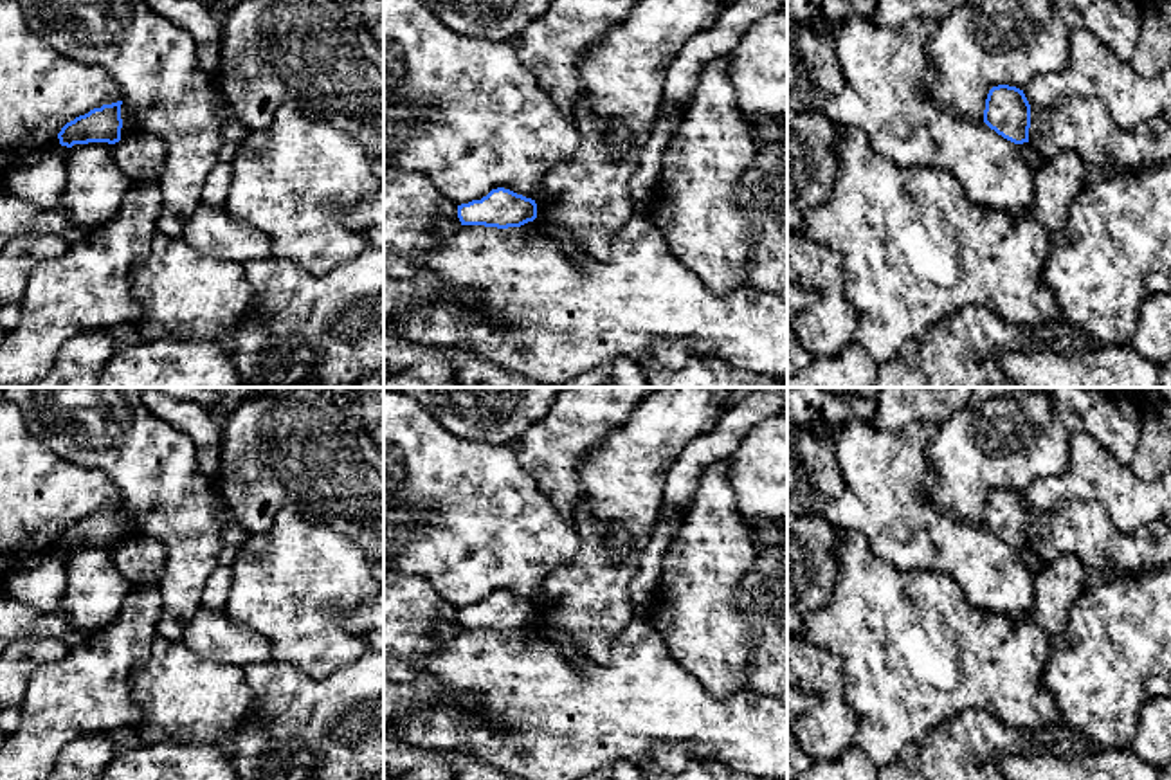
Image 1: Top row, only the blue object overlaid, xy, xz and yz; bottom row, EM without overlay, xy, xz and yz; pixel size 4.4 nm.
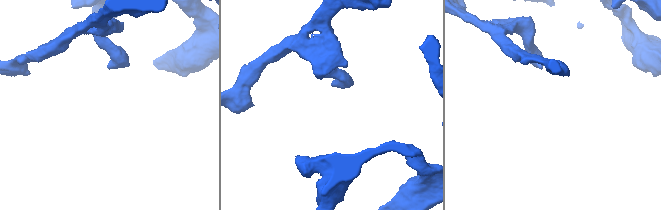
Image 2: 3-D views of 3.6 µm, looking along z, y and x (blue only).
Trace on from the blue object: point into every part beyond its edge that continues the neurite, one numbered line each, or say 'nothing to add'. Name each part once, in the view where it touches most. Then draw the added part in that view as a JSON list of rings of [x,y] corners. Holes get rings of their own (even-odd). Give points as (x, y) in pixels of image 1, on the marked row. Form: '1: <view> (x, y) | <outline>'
nothing to add

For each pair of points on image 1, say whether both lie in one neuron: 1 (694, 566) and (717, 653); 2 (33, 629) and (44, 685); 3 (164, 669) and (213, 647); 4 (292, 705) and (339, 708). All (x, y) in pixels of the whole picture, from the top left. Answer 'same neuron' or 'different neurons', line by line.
1: same neuron
2: different neurons
3: different neurons
4: same neuron

